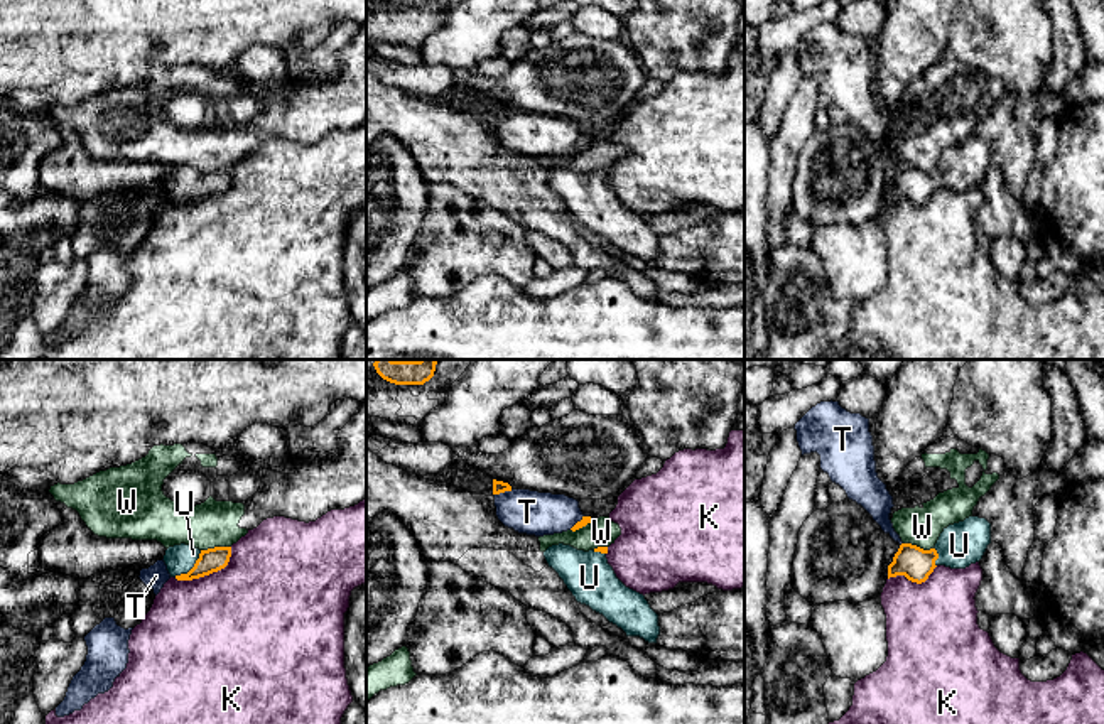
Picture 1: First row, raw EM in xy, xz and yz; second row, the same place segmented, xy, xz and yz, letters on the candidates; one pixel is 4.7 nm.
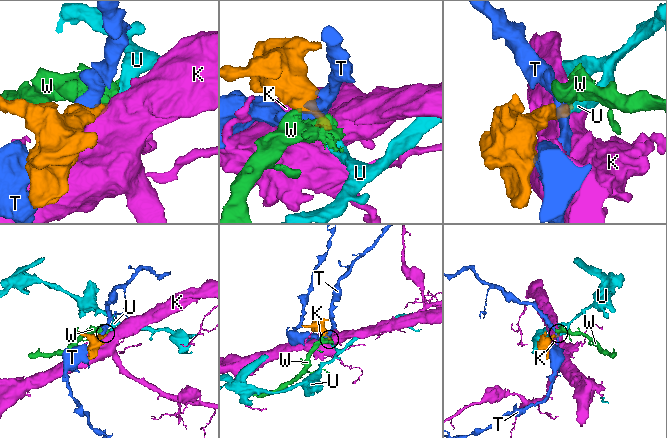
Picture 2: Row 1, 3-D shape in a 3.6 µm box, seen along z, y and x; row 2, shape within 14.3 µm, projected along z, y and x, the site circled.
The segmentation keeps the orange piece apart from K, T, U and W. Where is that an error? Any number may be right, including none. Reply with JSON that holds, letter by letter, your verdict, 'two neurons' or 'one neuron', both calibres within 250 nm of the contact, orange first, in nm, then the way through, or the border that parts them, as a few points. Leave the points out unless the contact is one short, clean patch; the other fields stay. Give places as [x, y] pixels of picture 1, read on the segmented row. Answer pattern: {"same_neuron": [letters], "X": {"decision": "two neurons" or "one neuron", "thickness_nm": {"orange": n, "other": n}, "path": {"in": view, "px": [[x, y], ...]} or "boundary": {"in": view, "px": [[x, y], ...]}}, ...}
{"same_neuron": ["U"], "K": {"decision": "two neurons", "thickness_nm": {"orange": 120, "other": 500}, "boundary": {"in": "xy", "px": [[232, 547], [232, 556], [223, 567], [191, 579], [174, 578]]}}, "T": {"decision": "two neurons", "thickness_nm": {"orange": 60, "other": 200}}, "U": {"decision": "one neuron", "thickness_nm": {"orange": 120, "other": 140}, "path": {"in": "xy", "px": [[210, 561], [193, 567], [179, 559]]}}, "W": {"decision": "two neurons", "thickness_nm": {"orange": 160, "other": 190}, "boundary": {"in": "yz", "px": [[903, 542], [934, 549]]}}}

